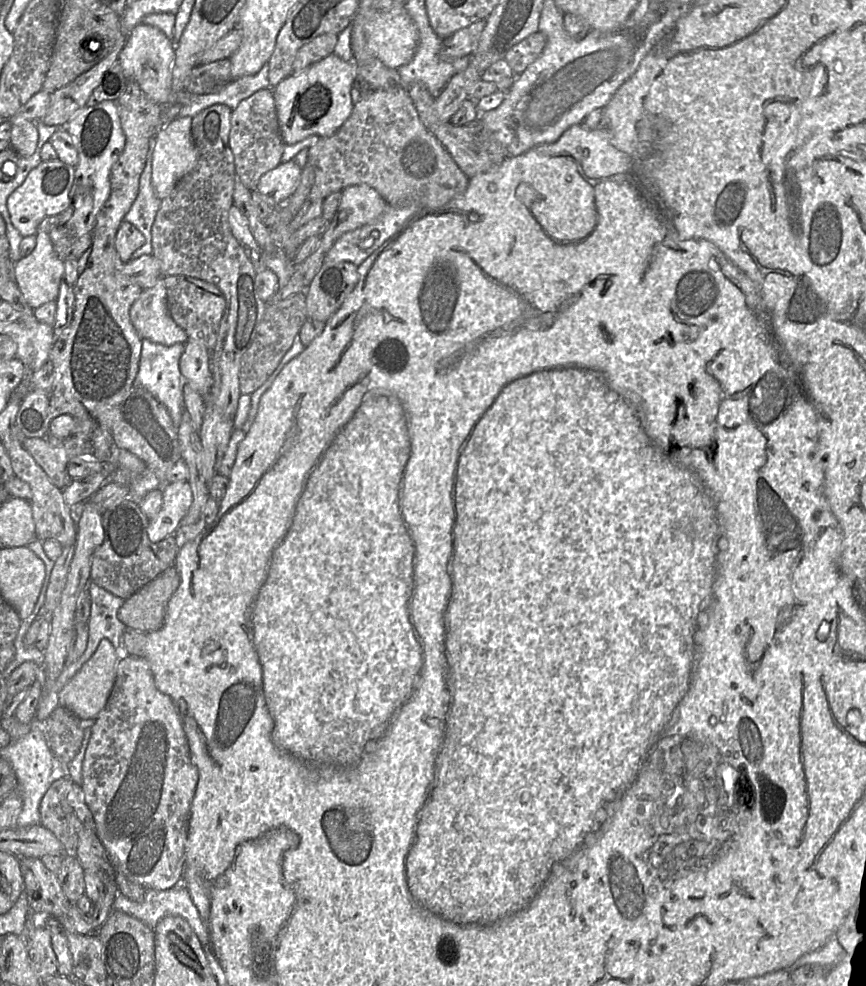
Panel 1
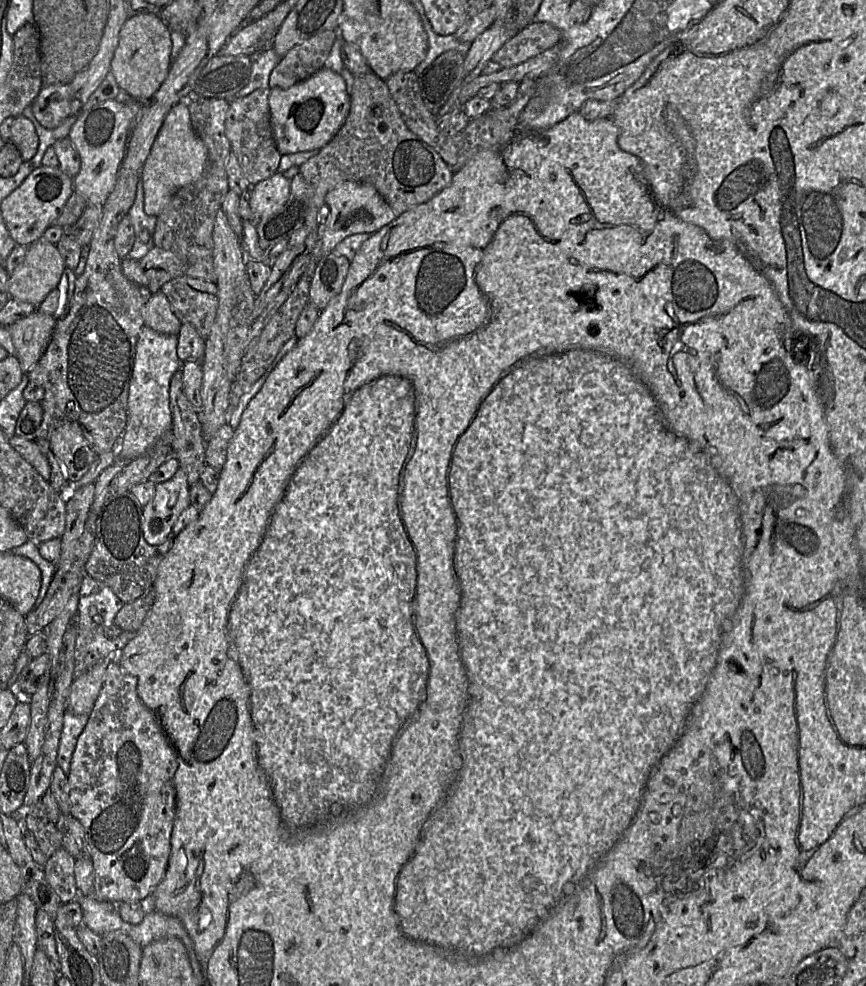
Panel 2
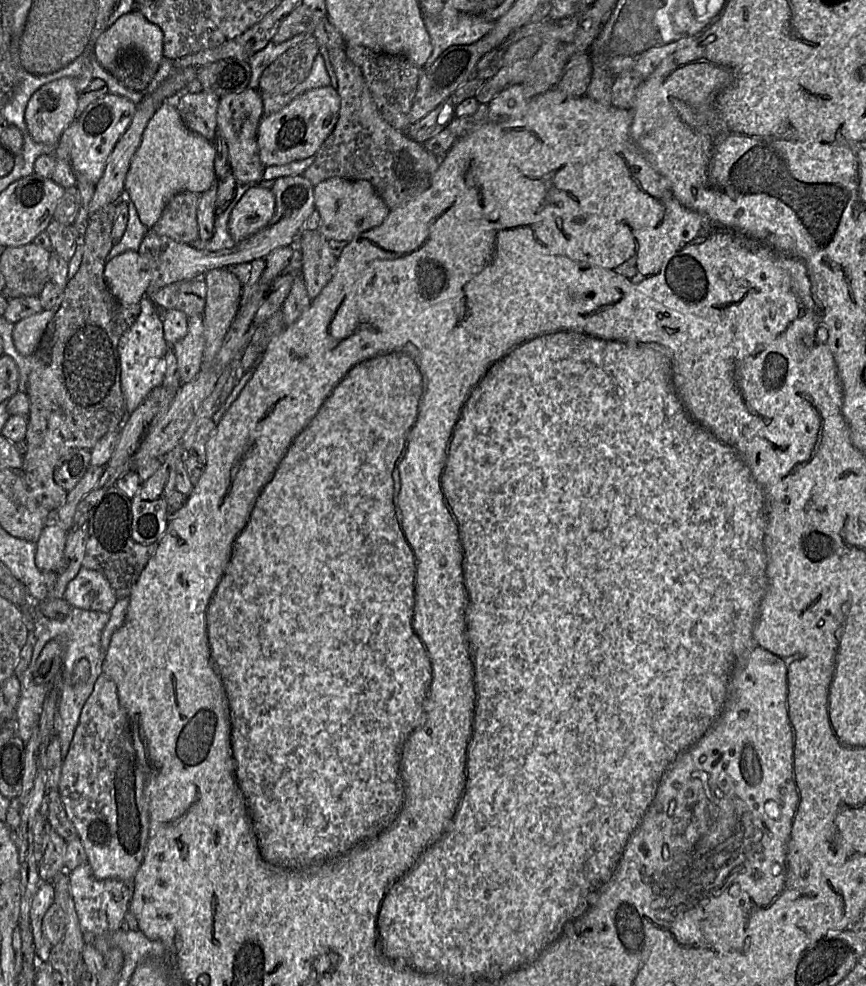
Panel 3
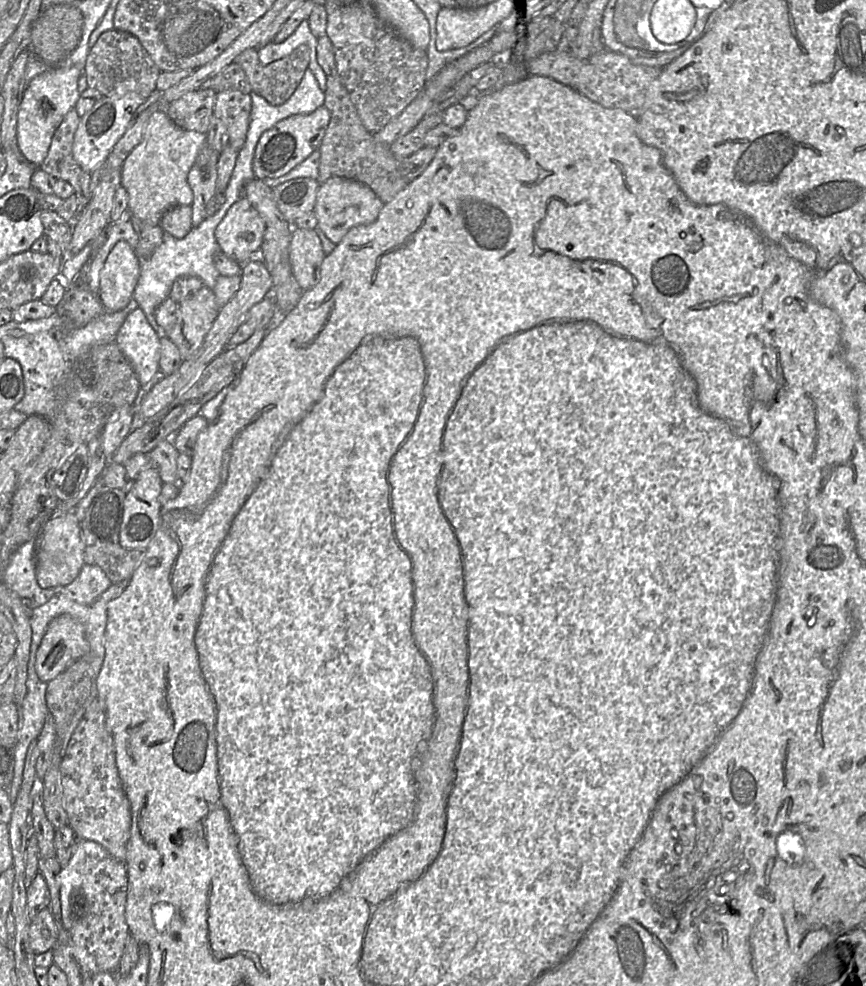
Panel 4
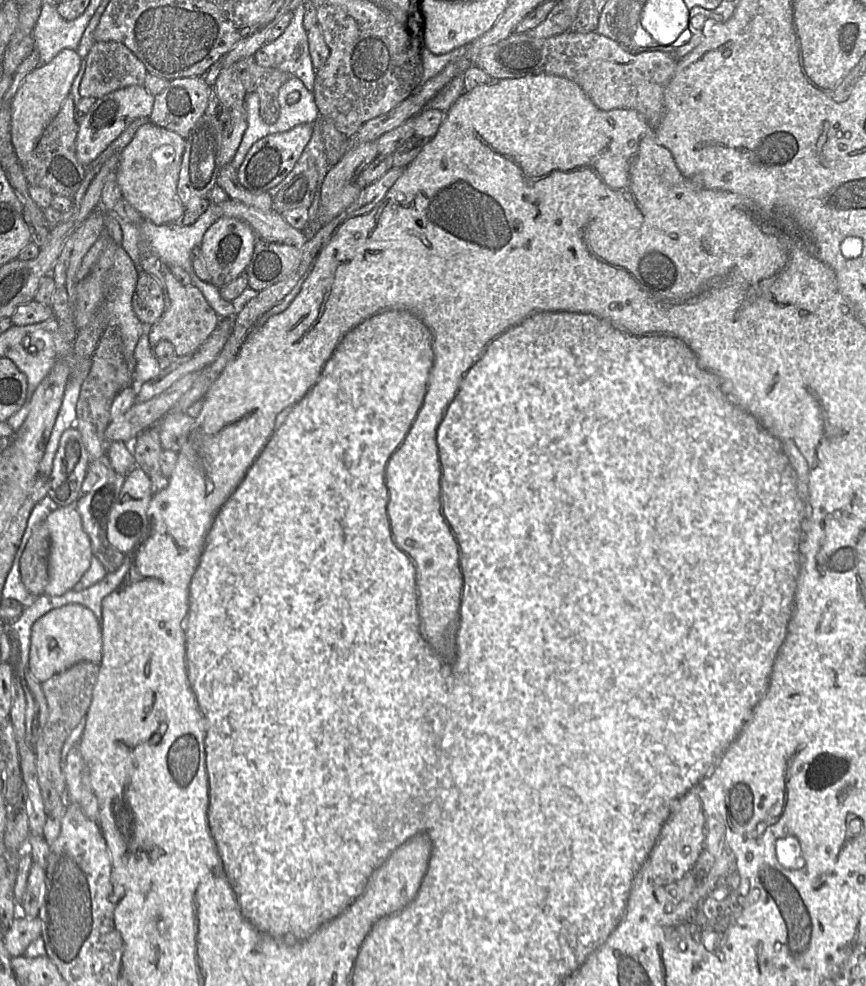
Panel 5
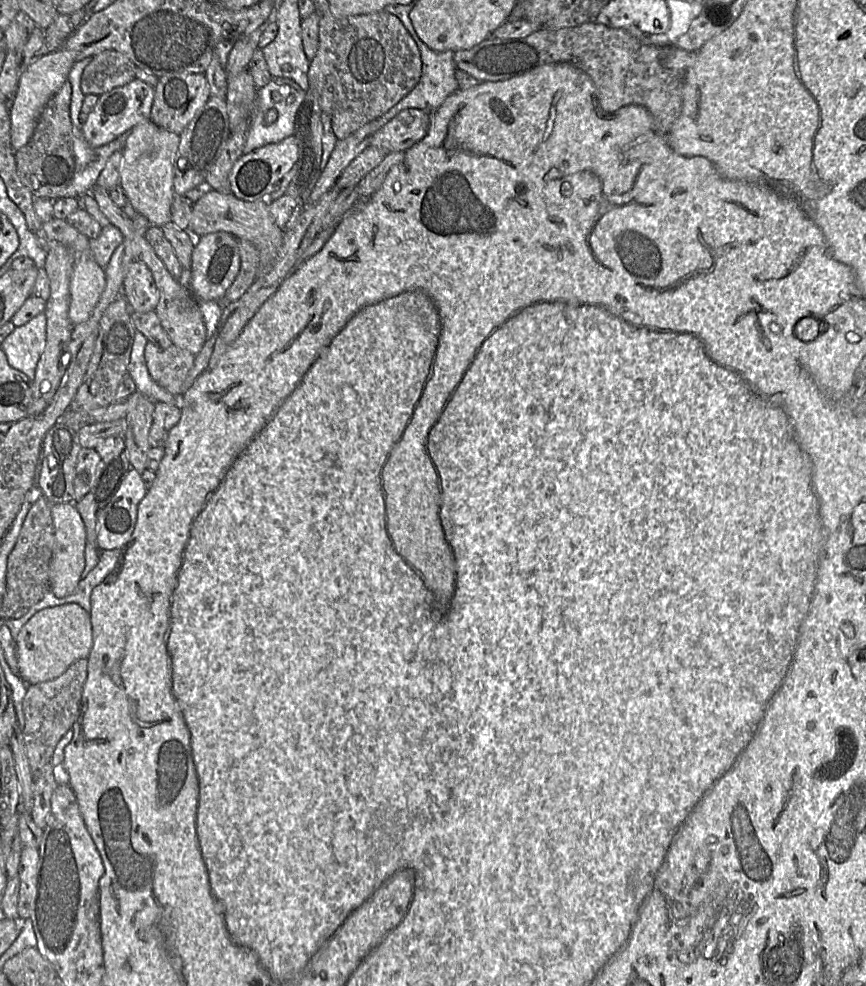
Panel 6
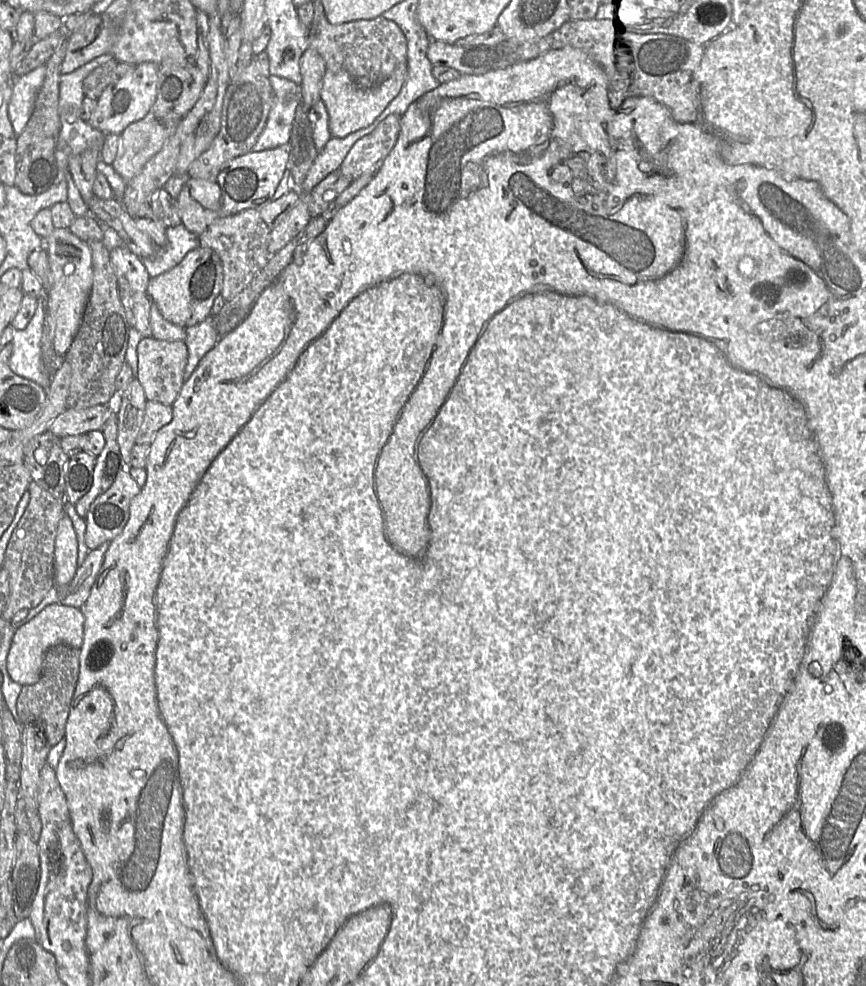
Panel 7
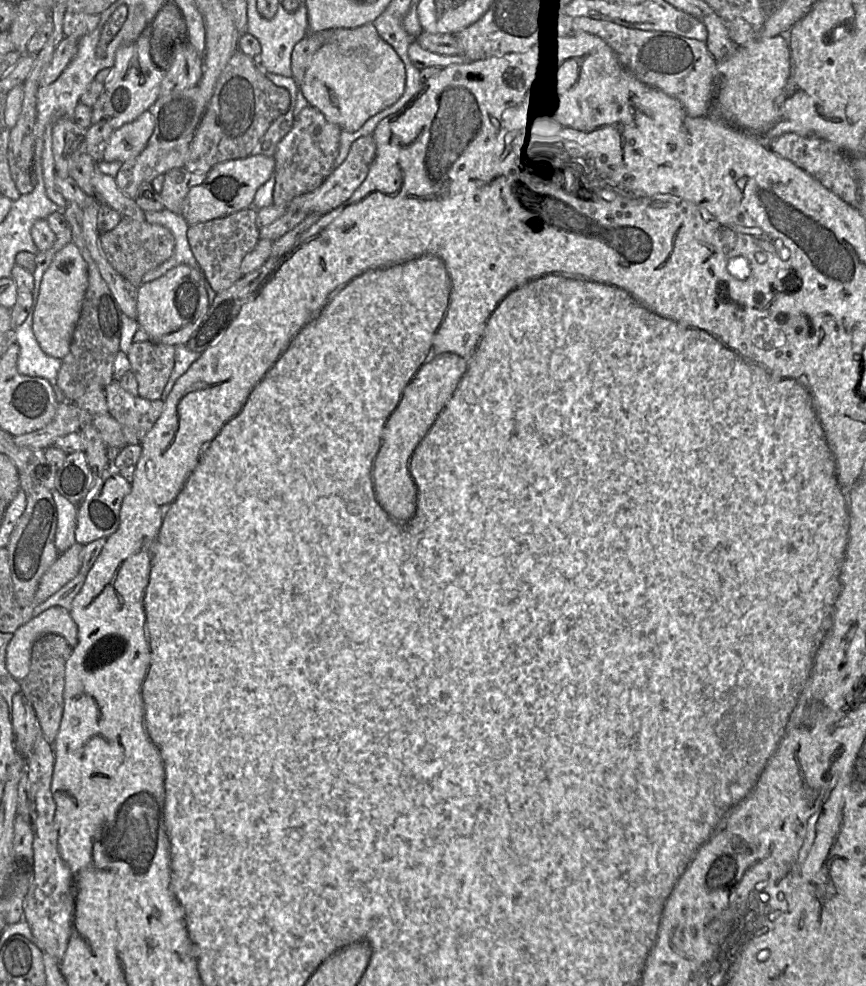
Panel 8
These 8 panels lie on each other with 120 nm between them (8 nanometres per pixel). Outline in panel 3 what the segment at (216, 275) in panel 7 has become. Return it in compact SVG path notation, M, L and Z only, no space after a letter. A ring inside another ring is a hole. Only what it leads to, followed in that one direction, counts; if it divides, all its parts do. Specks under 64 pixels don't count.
M262 180L259 184L251 186L232 209L228 219L228 231L236 243L256 234L271 220L276 204L275 195L270 188L274 182L275 180Z

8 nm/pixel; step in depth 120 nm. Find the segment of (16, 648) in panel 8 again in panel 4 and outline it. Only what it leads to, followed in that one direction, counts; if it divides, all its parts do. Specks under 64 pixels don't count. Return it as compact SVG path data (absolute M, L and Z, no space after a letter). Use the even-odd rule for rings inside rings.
M69 614L55 617L48 625L36 653L35 671L43 682L49 682L63 672L72 663L86 656L90 651L85 637L84 624Z

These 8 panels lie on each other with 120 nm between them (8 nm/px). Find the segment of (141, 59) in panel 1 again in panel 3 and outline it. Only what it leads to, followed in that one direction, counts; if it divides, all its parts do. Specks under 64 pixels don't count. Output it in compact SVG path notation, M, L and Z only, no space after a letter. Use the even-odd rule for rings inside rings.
M137 10L120 17L112 26L108 27L98 38L95 45L95 58L107 70L116 69L117 57L120 53L132 51L142 59L142 74L140 82L150 83L157 73L162 60L164 35L161 28L150 22Z

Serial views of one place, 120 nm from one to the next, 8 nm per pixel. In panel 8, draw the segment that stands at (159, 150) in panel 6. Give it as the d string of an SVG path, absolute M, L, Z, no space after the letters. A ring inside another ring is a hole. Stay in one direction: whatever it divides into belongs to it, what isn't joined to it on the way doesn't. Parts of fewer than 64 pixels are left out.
M151 110L115 129L104 152L105 161L125 162L138 156L146 147L155 126Z

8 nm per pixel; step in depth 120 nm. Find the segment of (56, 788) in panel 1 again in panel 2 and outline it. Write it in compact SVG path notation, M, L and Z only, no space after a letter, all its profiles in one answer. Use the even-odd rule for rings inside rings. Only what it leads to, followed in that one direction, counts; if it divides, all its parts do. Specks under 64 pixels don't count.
M47 790L34 808L25 816L24 821L21 822L24 829L32 833L41 852L47 858L49 858L56 850L63 847L63 835L57 826L61 814L62 812L54 796Z

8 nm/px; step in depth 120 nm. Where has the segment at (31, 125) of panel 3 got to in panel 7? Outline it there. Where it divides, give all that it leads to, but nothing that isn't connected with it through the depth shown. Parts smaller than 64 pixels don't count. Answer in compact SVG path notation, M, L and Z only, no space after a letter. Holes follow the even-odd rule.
M41 65L29 73L15 78L8 104L8 118L18 137L25 128L34 109L35 100L46 75L46 66Z

